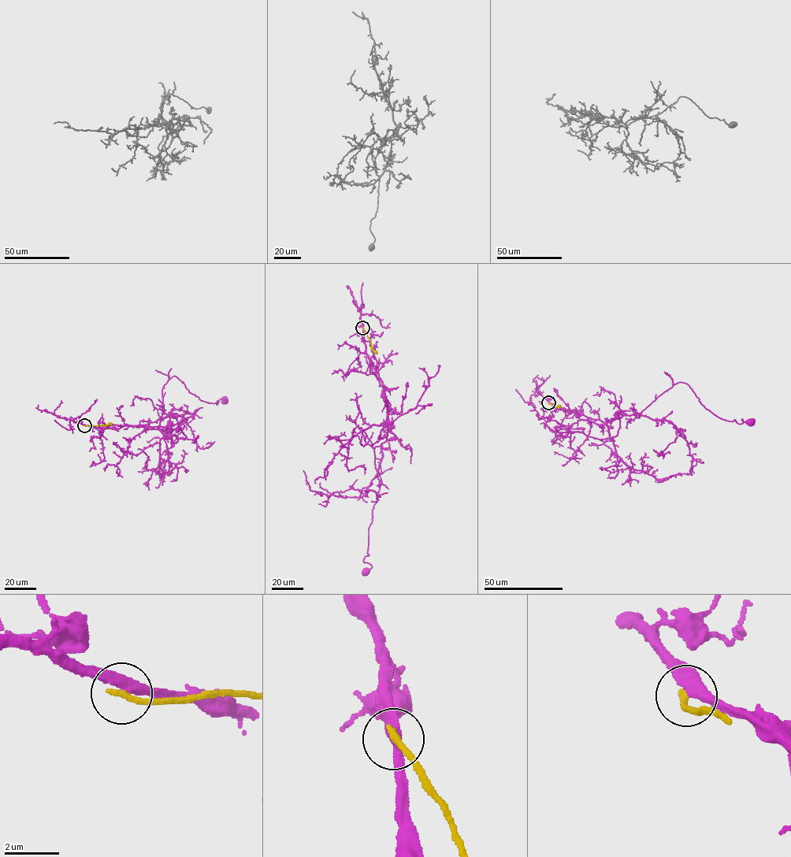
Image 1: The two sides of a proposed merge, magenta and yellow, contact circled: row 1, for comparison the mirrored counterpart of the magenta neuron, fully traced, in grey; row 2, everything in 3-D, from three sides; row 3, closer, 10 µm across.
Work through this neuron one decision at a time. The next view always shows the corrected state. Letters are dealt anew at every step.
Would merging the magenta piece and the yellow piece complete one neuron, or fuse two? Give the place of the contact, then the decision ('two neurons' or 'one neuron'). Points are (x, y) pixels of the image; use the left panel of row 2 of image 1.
at (84, 425); two neurons

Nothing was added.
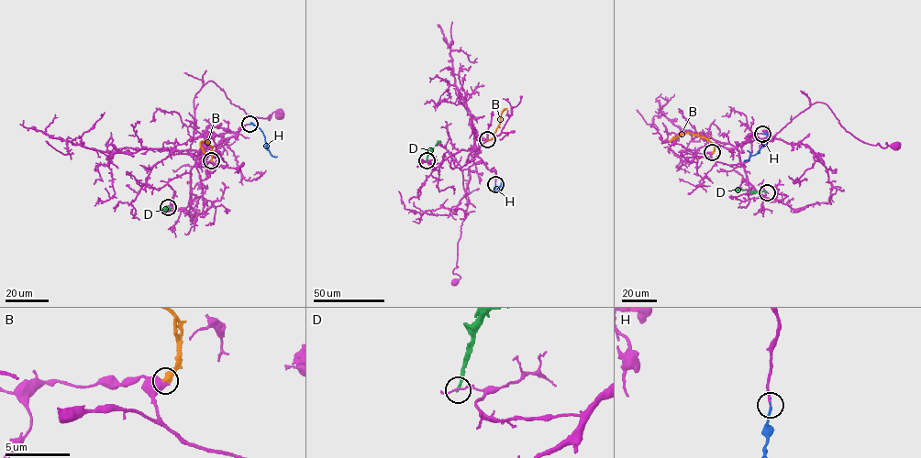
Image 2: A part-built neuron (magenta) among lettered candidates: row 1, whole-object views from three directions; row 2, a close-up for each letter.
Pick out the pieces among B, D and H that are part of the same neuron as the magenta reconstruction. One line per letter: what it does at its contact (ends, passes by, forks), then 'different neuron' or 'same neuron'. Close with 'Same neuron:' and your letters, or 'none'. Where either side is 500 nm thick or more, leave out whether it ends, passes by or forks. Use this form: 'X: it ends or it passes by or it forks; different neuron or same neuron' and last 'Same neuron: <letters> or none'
B: different neuron
D: it ends; different neuron
H: it ends; same neuron
Same neuron: H

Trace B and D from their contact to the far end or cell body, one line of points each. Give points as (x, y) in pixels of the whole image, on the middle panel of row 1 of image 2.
B: (487, 139), (493, 136), (501, 114), (506, 108)
D: (426, 160), (428, 152), (439, 140)

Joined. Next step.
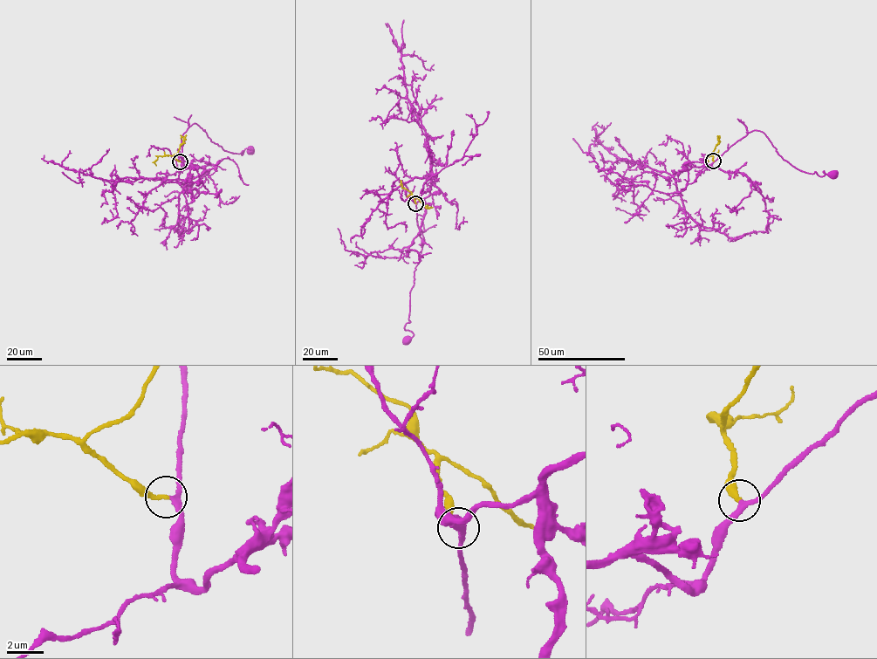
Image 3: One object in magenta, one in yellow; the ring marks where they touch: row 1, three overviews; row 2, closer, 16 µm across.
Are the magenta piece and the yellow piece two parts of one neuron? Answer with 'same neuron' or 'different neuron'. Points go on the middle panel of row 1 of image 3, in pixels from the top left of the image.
same neuron

